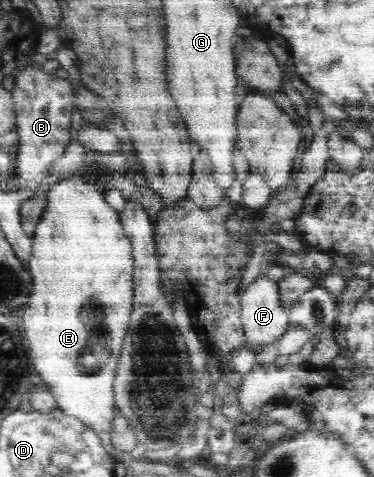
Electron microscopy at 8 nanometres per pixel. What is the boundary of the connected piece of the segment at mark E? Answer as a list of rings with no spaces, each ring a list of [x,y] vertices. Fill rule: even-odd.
[[[82,179],[62,180],[48,190],[50,209],[38,224],[28,259],[33,290],[26,312],[19,313],[28,335],[34,367],[54,398],[57,410],[77,419],[85,429],[102,437],[114,429],[116,419],[116,363],[133,312],[134,258],[130,239],[124,234],[119,215],[111,210],[104,195]]]

